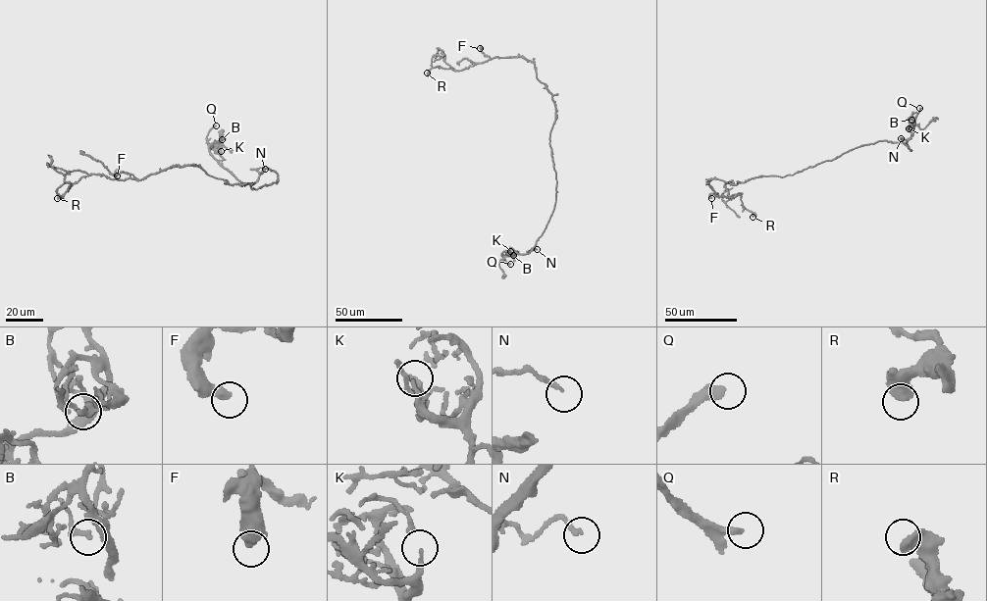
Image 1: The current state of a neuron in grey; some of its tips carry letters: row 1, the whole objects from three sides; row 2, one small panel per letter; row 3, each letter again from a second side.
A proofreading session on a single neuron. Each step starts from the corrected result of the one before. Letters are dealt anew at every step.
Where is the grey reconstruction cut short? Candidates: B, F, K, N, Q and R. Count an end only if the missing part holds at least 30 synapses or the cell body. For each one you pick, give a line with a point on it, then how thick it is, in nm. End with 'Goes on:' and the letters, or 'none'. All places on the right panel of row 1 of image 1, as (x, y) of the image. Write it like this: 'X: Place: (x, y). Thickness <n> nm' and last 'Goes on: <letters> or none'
Q: Place: (919, 108). Thickness 320 nm
Goes on: Q

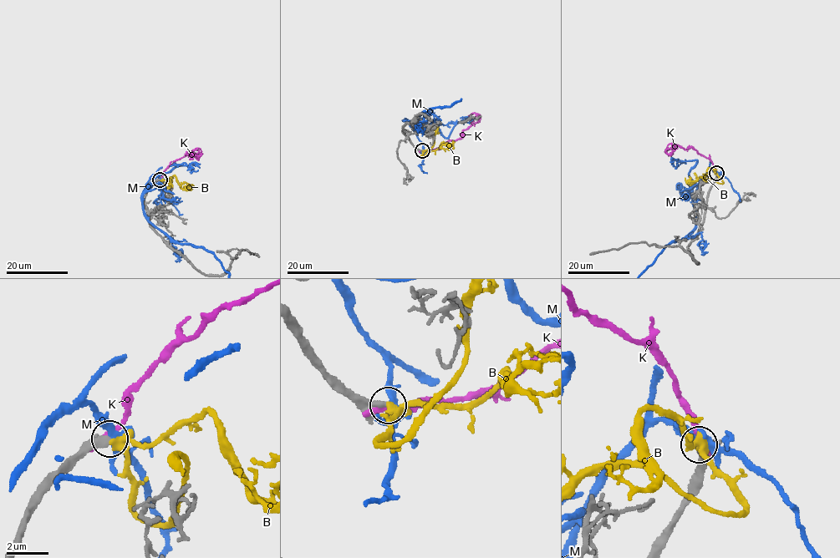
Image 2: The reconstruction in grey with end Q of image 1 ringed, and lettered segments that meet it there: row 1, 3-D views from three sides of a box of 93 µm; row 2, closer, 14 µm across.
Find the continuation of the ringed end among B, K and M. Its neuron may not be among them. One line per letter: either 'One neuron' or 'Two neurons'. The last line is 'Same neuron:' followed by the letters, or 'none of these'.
B: One neuron
K: Two neurons
M: Two neurons
Same neuron: B

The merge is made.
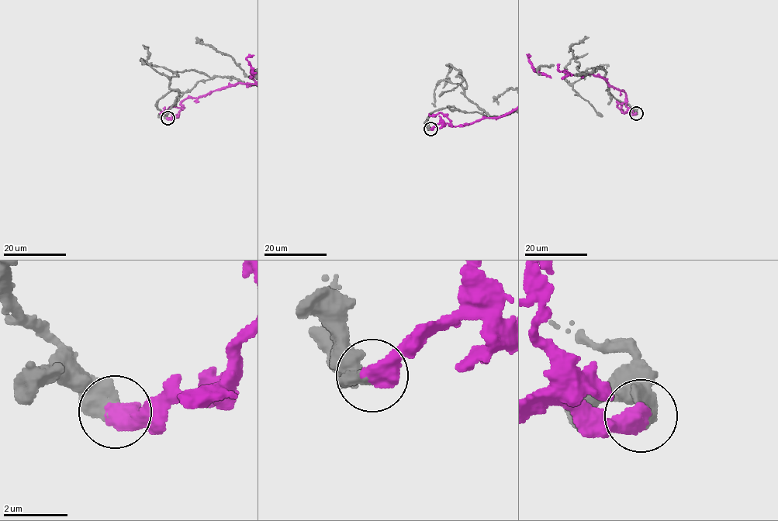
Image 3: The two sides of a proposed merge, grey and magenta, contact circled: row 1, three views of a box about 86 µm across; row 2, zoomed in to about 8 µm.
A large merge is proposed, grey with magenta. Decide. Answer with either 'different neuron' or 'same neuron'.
different neuron

